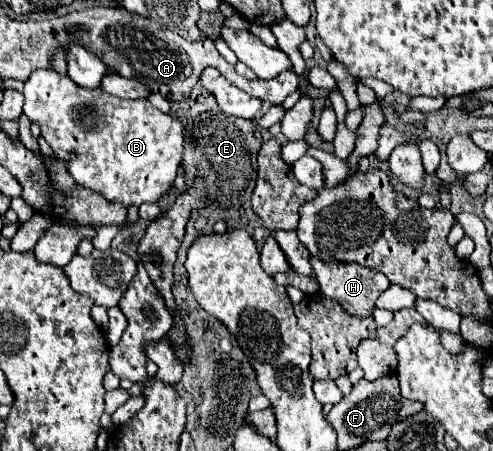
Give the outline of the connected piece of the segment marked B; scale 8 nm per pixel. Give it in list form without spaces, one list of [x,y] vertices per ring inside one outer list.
[[[53,69],[33,71],[25,81],[23,95],[23,113],[41,125],[41,135],[51,145],[55,157],[69,159],[69,153],[77,155],[77,159],[69,159],[69,173],[79,185],[93,189],[123,207],[157,203],[171,189],[183,151],[183,125],[179,119],[155,109],[145,99],[119,99],[99,87],[91,91],[81,89],[69,77],[63,77]]]

